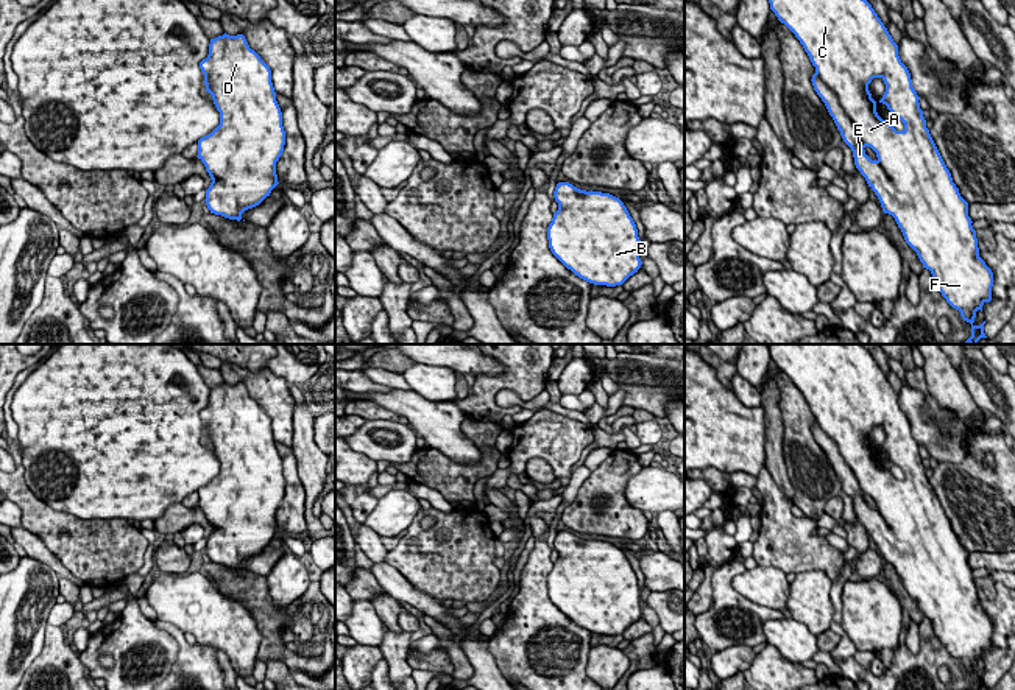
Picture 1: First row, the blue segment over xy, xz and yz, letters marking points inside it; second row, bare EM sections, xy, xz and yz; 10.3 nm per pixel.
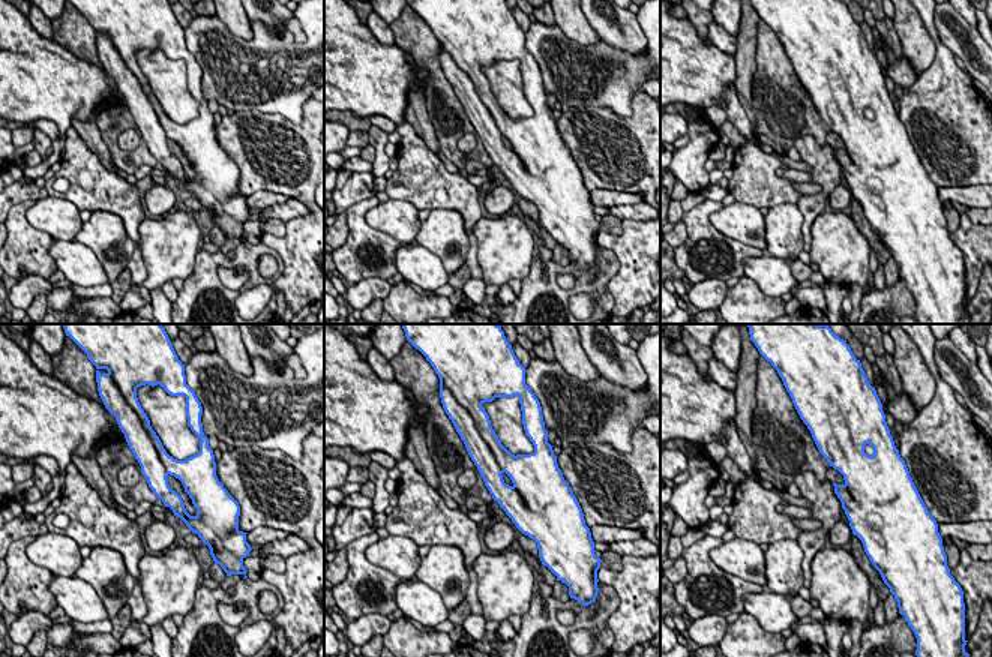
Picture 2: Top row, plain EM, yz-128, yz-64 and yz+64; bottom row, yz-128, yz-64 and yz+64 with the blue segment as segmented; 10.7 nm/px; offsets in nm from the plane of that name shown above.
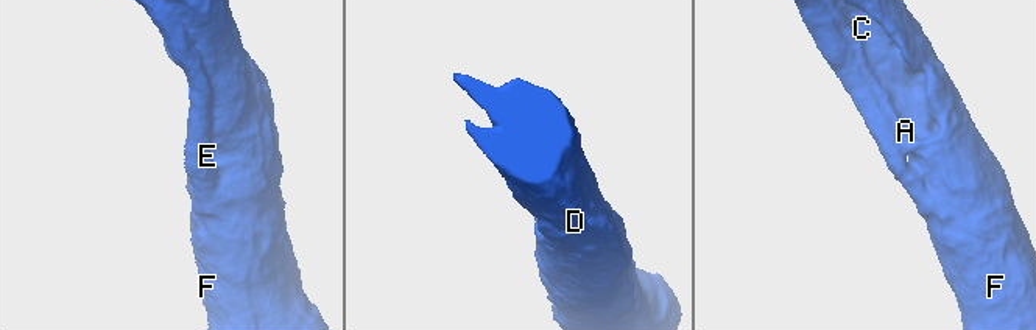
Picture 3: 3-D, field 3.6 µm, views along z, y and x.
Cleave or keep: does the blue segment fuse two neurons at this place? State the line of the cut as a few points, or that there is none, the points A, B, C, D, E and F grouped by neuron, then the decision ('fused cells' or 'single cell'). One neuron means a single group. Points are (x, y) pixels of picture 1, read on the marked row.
cut none; groups A B C D E F; single cell

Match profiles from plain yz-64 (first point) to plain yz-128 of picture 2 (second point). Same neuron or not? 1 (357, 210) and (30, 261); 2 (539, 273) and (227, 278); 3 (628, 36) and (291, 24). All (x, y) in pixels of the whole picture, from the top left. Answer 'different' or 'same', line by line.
1: same
2: different
3: same

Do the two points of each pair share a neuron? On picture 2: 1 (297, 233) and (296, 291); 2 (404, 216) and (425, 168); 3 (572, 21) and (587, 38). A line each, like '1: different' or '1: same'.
1: same
2: different
3: same

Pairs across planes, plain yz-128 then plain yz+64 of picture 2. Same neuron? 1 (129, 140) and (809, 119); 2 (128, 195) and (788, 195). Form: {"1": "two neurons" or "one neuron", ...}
{"1": "two neurons", "2": "one neuron"}

